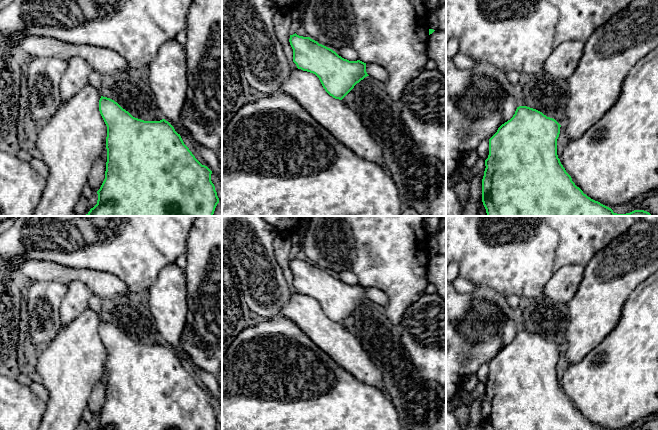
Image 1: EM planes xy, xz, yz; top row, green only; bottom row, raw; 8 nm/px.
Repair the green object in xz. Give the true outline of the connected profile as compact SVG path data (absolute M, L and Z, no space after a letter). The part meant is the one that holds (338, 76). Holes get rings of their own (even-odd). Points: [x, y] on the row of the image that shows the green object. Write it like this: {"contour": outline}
{"contour": "M290 35L293 62L298 69L315 74L325 91L342 100L354 86L369 76L366 63L349 61L310 37Z"}

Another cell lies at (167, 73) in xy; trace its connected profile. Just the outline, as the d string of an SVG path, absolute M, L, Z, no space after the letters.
M176 40L164 43L148 64L148 80L163 118L179 122L186 101L186 51Z

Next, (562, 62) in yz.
M579 40L561 43L549 55L543 70L556 79L568 80L578 66L583 48L584 43Z

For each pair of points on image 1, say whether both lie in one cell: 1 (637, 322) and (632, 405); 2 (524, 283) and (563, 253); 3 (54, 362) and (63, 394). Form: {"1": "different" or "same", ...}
{"1": "same", "2": "same", "3": "same"}

